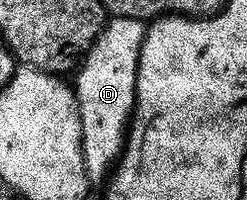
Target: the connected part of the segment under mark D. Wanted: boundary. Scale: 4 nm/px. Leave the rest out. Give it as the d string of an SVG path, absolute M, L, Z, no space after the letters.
M111 16L103 24L101 35L94 41L94 46L86 50L73 74L72 88L78 101L82 124L82 154L86 174L90 176L91 182L101 182L108 173L106 165L113 166L122 156L126 130L134 111L138 60L146 26L147 22L131 17Z

